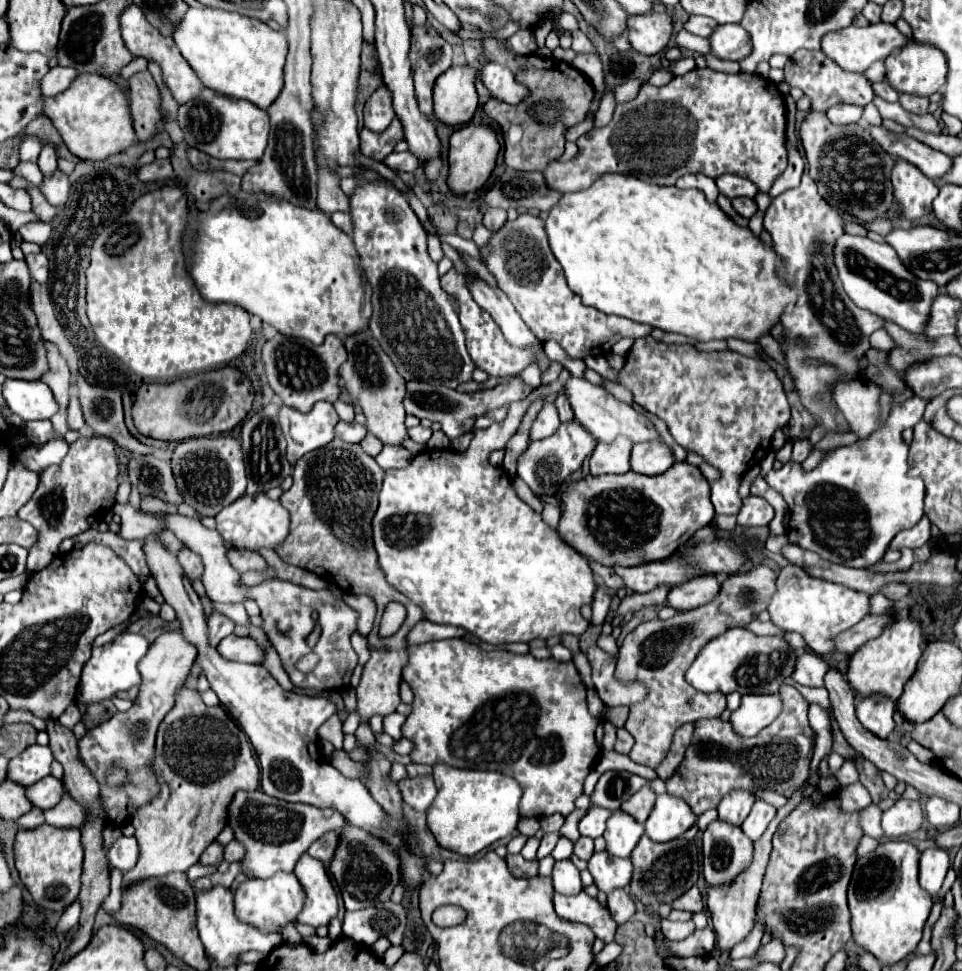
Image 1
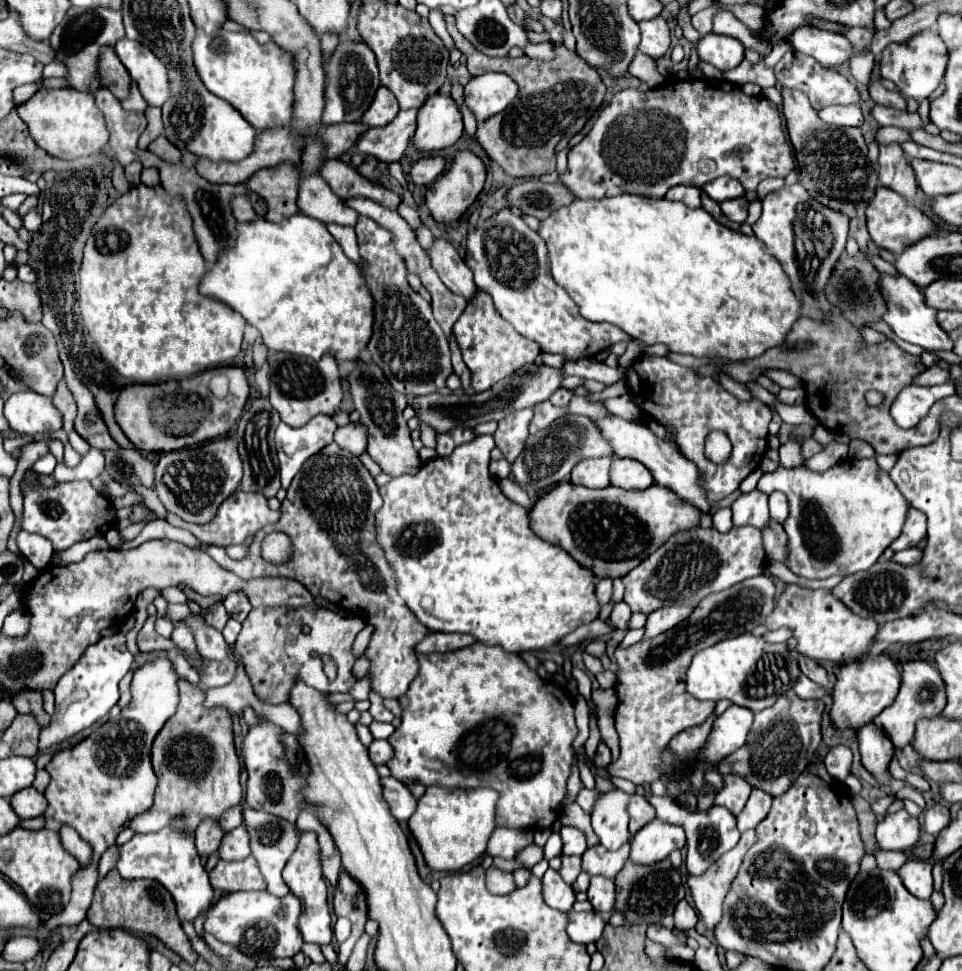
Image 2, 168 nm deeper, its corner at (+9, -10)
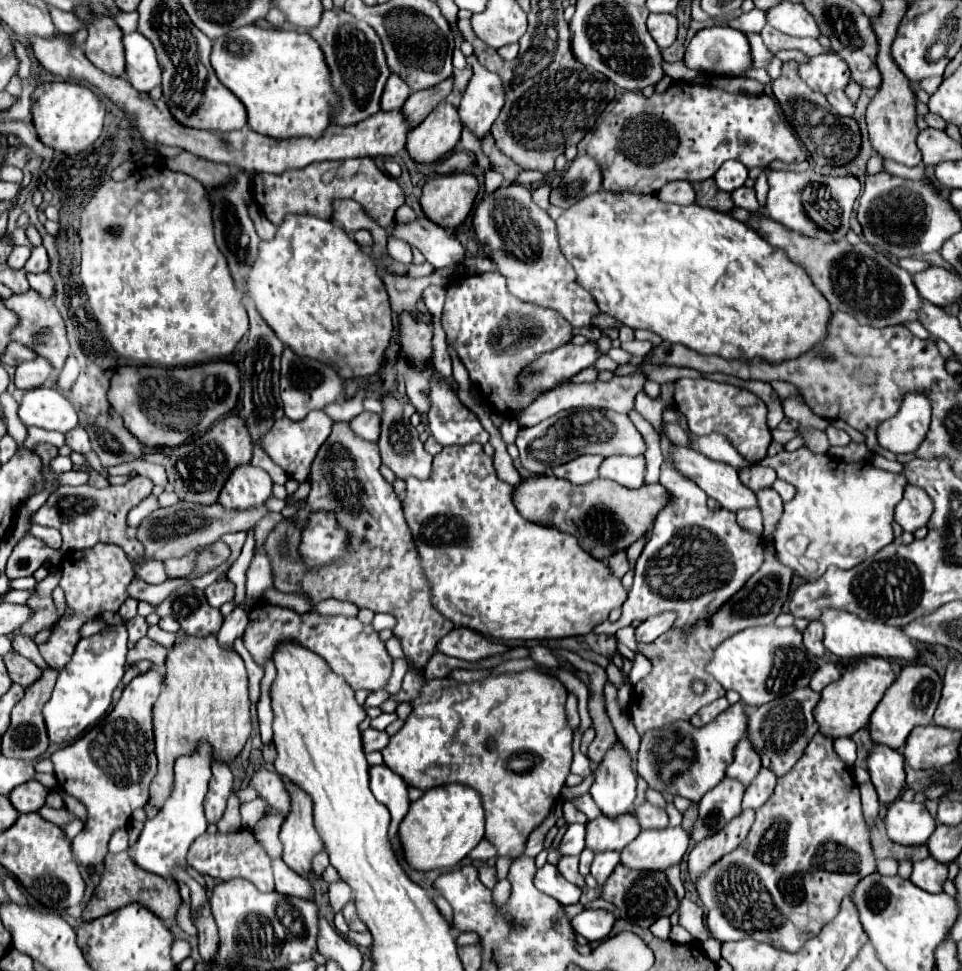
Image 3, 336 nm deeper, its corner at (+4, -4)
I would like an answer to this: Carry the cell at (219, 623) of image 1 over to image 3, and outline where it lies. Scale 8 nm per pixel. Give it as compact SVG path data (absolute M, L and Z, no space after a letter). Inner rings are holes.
M224 577L224 579L214 581L212 585L208 585L204 589L204 593L206 593L206 599L212 607L220 607L222 603L234 599L234 583L230 583L230 579Z

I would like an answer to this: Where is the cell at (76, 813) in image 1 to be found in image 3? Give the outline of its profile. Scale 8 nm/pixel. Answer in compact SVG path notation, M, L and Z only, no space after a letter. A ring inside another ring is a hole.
M148 671L132 679L112 713L100 719L84 737L52 753L54 775L58 785L80 799L88 809L86 827L72 841L72 853L80 867L96 867L102 871L104 855L108 853L110 835L126 827L134 809L144 807L148 801L148 787L156 775L156 753L152 733L152 707L162 691L164 675Z

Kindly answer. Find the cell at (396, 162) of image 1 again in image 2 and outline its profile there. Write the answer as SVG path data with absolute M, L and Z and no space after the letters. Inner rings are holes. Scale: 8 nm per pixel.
M425 155L411 167L411 179L415 185L433 183L445 169L445 159L441 155Z

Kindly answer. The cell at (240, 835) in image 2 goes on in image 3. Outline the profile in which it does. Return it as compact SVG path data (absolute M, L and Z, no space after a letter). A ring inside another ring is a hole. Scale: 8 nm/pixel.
M256 797L254 801L240 805L240 813L242 813L242 827L254 829L258 819L264 815L264 799Z

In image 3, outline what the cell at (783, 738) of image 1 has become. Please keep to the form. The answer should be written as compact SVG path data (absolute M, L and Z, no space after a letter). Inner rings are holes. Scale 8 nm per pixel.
M804 687L772 703L756 707L756 711L750 715L750 727L748 727L750 741L762 757L762 765L772 769L778 777L782 777L794 767L794 763L802 757L808 741L816 735L818 723L814 721L812 711L818 701L820 701L820 693L812 691L810 687Z

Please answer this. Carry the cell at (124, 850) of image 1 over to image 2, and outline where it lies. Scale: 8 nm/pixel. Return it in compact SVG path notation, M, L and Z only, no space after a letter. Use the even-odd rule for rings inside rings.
M171 829L133 835L129 843L119 845L119 859L115 865L123 879L157 879L161 885L165 885L175 899L181 923L193 923L199 915L207 915L215 895L207 871L195 851L193 837L193 833L181 833Z

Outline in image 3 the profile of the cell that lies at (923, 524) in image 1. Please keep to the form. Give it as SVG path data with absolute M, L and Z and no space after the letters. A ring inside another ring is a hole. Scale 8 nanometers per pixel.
M906 483L904 497L896 505L894 519L904 531L914 533L916 529L920 529L928 523L932 511L934 511L934 507L932 507L932 501L930 501L928 493L922 491L920 487L912 485L912 483Z

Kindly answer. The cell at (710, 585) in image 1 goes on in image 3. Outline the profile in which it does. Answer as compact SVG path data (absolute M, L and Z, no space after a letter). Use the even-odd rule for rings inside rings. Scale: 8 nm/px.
M662 613L662 615L646 619L644 623L640 623L636 627L636 641L638 643L654 643L662 633L666 633L672 627L674 619L676 619L674 613Z

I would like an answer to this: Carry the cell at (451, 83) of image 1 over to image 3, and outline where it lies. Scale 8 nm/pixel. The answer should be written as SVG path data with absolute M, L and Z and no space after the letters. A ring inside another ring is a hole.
M440 103L420 125L408 131L406 151L416 163L434 163L454 151L460 141L462 123L456 107Z

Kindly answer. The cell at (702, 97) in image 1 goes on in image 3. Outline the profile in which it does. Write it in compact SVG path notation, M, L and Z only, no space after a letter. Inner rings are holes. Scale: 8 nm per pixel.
M686 81L672 83L664 95L654 93L650 99L644 99L640 91L628 91L620 101L616 101L614 109L598 125L598 131L588 143L588 155L592 155L602 165L602 187L612 193L656 193L668 181L704 181L714 177L720 165L728 159L736 159L748 169L768 167L774 159L782 159L786 163L800 163L808 159L804 143L794 135L794 131L782 117L774 97L732 95L718 87L692 85Z

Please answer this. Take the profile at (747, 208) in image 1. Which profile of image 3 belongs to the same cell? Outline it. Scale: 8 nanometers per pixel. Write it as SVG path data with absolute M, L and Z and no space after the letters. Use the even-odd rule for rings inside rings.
M740 187L732 193L732 199L738 207L750 211L750 213L756 213L760 211L760 203L756 201L756 191L752 187Z

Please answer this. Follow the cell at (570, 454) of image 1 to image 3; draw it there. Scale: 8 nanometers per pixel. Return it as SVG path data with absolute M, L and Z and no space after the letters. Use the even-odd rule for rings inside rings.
M588 407L576 411L560 411L540 421L534 427L520 429L514 443L520 451L522 467L540 475L550 475L554 467L568 463L586 453L596 453L602 457L610 457L610 455L638 457L646 451L644 437L628 419L628 415L610 409L588 409Z

